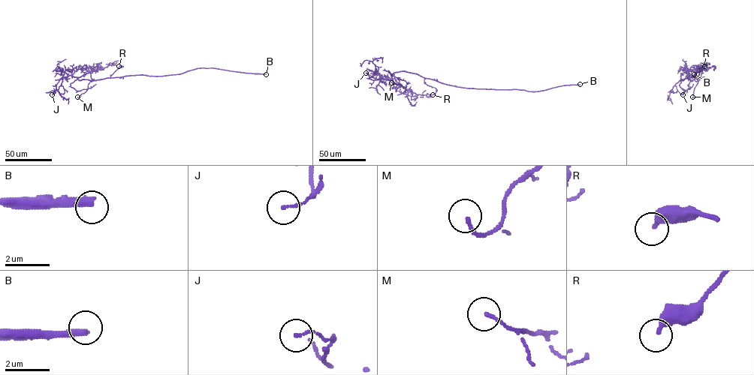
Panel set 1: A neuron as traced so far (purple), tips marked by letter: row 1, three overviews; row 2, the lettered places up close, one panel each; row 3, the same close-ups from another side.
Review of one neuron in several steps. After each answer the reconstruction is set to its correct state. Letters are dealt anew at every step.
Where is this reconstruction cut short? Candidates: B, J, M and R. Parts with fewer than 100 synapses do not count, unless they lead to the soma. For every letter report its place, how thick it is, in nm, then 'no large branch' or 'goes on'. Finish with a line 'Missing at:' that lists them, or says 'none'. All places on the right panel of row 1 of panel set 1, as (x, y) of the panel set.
B: (694, 74) | 320 nm | goes on
J: (683, 94) | 110 nm | no large branch
M: (692, 97) | 140 nm | no large branch
R: (704, 66) | 320 nm | no large branch
Missing at: B

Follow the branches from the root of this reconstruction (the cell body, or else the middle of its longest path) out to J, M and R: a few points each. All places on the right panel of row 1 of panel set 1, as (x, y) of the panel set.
J: (695, 75), (681, 79), (689, 77), (689, 70), (689, 88), (683, 94)
M: (695, 75), (681, 79), (692, 77), (702, 68), (692, 97)
R: (695, 75), (688, 77), (694, 74), (697, 67), (704, 66)

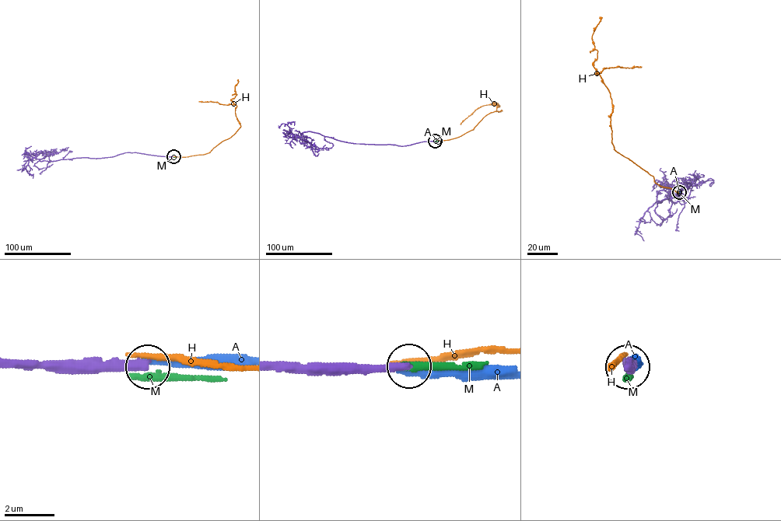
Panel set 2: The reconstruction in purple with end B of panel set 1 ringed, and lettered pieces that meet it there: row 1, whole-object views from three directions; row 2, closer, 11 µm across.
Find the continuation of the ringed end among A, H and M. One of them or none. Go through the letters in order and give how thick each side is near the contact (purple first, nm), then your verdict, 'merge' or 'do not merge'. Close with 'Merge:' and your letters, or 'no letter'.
A: 360 nm thick on the purple side, 260 nm on the other; do not merge
H: 380 nm thick on the purple side, 220 nm on the other; do not merge
M: 400 nm thick on the purple side, 320 nm on the other; do not merge
Merge: no letter

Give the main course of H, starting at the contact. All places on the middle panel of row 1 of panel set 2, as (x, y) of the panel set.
H: (435, 141), (458, 137), (472, 130), (491, 112), (502, 110), (497, 111), (496, 105), (481, 106), (460, 124)

